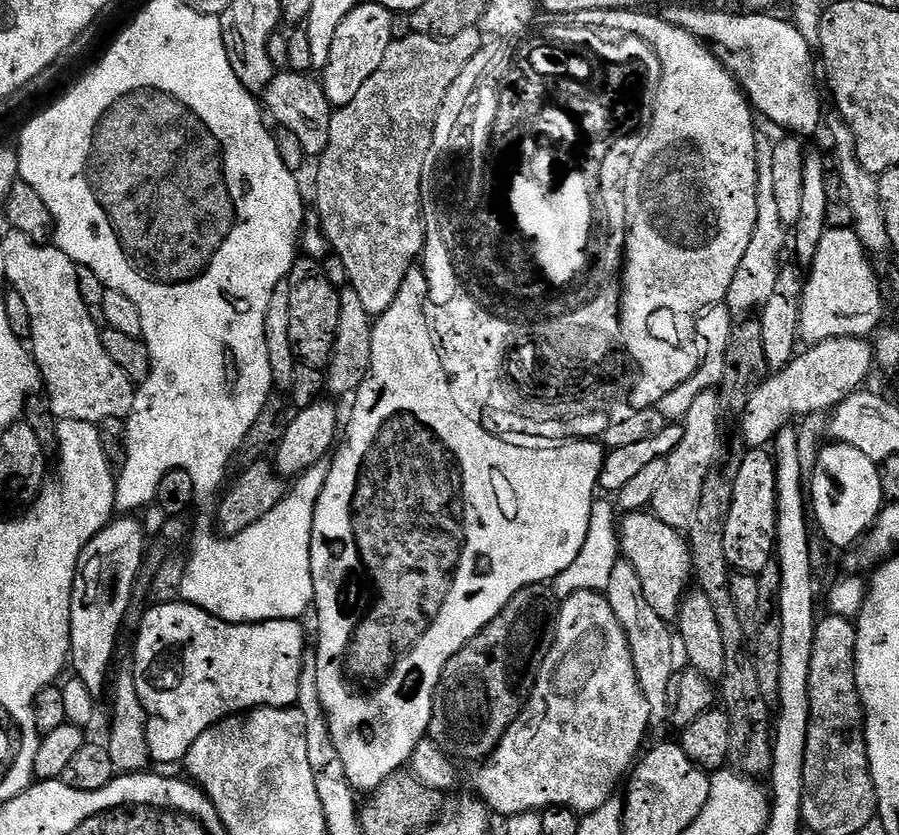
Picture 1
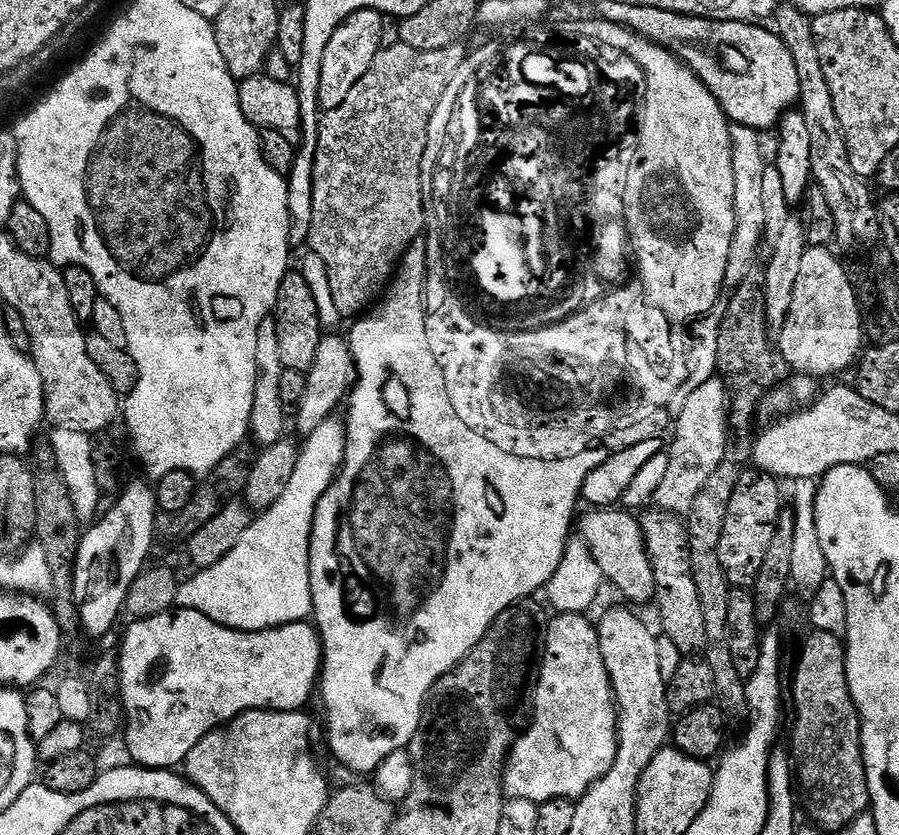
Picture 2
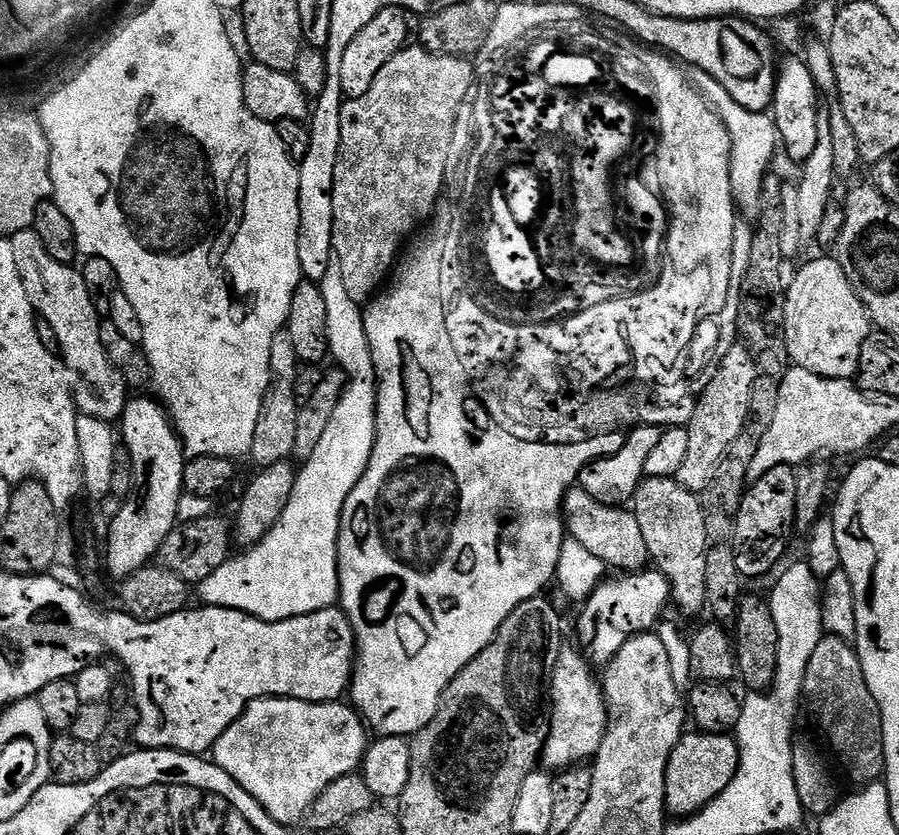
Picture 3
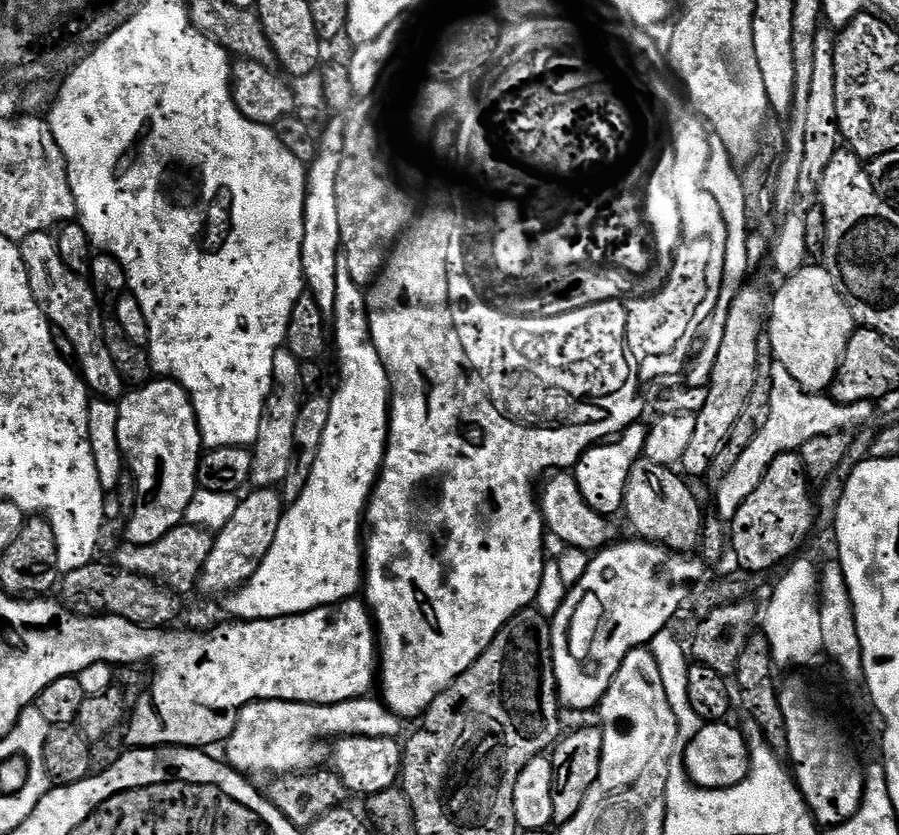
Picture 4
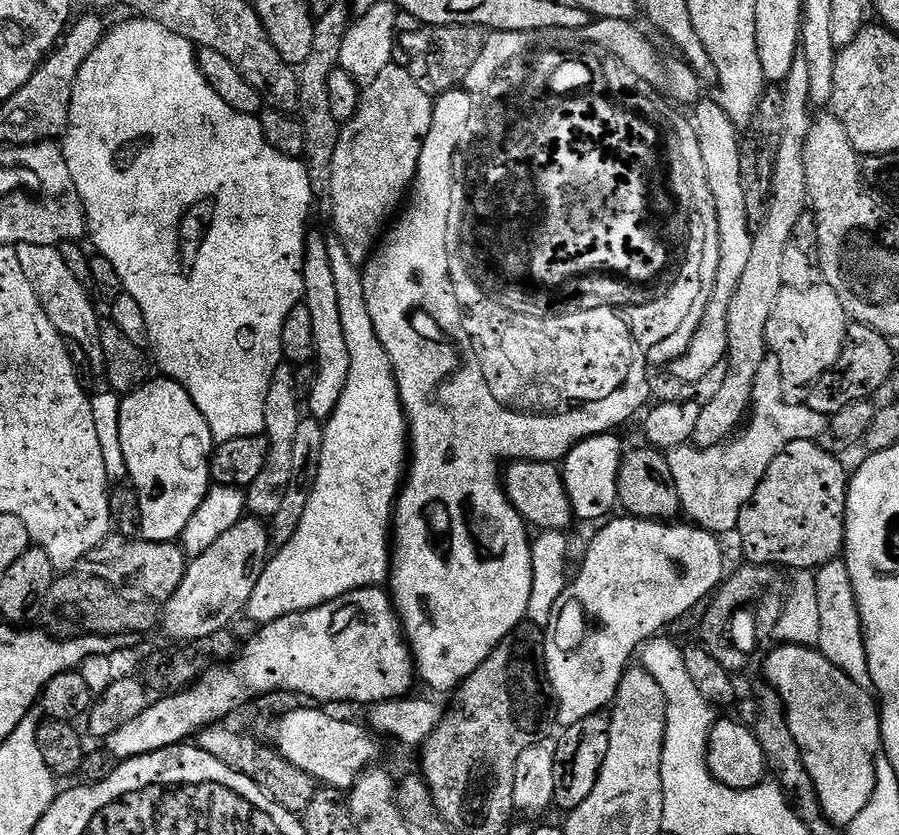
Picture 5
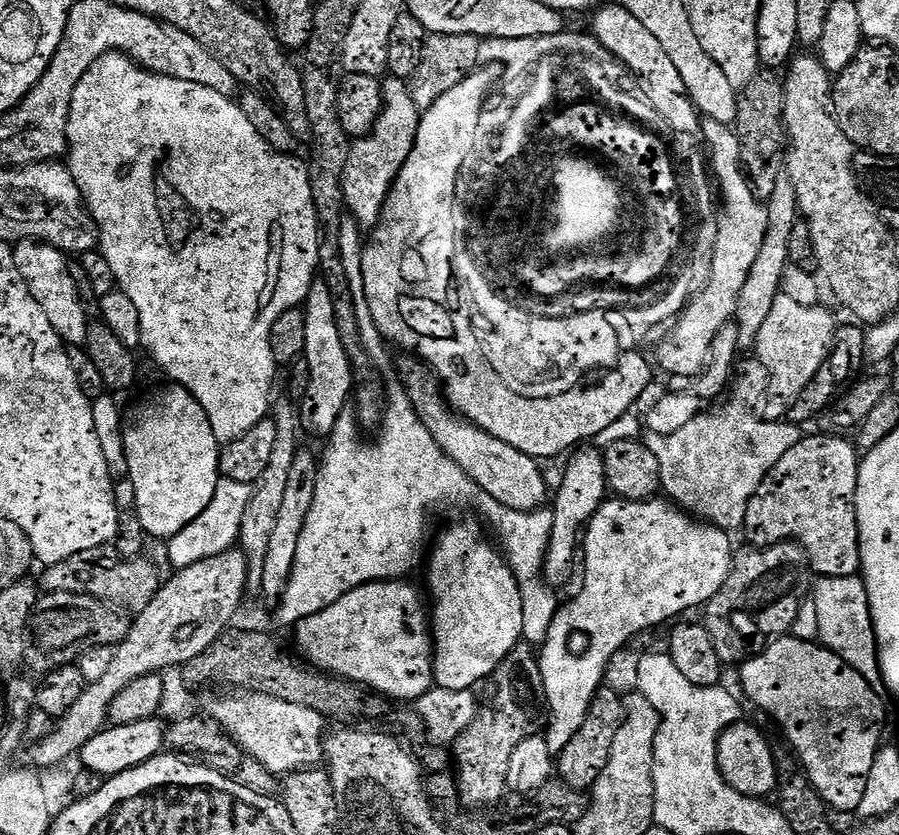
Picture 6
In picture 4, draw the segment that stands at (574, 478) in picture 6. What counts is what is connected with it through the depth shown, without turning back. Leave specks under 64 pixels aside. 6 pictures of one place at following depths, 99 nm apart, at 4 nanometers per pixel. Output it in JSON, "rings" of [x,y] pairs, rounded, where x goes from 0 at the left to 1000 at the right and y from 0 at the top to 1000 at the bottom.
{"rings":[[[716,505],[700,508],[693,514],[691,527],[681,527],[677,532],[664,529],[660,537],[652,539],[647,544],[647,549],[638,562],[638,569],[643,577],[643,587],[647,592],[647,596],[652,596],[652,601],[656,606],[656,611],[661,611],[665,616],[677,620],[684,619],[684,613],[689,614],[694,607],[694,593],[696,592],[696,572],[701,572],[701,563],[706,556],[713,554],[716,535],[719,534],[719,525],[721,523],[722,509]]]}

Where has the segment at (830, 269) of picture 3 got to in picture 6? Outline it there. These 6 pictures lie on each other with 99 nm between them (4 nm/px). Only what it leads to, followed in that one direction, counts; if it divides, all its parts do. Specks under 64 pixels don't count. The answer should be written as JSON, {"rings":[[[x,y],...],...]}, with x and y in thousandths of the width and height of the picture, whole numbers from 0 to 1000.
{"rings":[[[868,353],[857,370],[848,395],[841,401],[840,430],[848,434],[854,444],[854,467],[849,480],[849,502],[871,504],[879,486],[901,462],[905,448],[925,420],[925,404],[930,401],[932,384],[917,366],[892,366],[879,357]]]}

